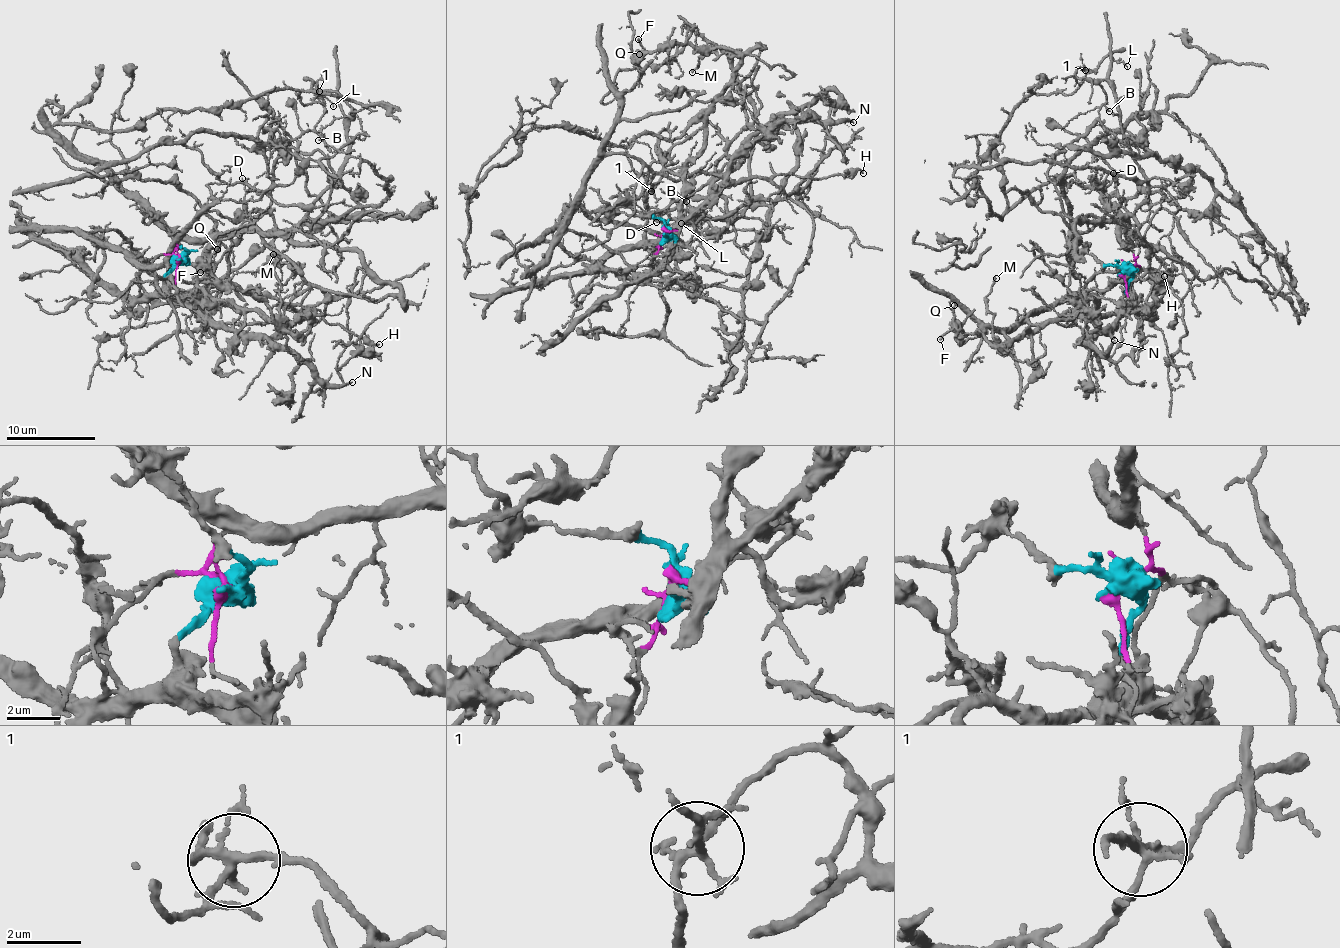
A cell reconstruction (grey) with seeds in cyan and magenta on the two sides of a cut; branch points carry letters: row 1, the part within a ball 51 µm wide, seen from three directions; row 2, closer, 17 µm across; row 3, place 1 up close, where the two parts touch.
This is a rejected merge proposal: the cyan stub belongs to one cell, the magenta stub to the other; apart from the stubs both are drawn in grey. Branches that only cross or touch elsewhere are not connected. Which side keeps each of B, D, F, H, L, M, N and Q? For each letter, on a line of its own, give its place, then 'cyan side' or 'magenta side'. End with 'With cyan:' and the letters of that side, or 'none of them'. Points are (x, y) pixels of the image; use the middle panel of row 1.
B: place (686, 201); magenta side
D: place (656, 222); magenta side
F: place (638, 39); cyan side
H: place (863, 173); cyan side
L: place (681, 223); magenta side
M: place (692, 72); cyan side
N: place (853, 122); cyan side
Q: place (639, 54); cyan side
With cyan: F, H, M, N, Q

